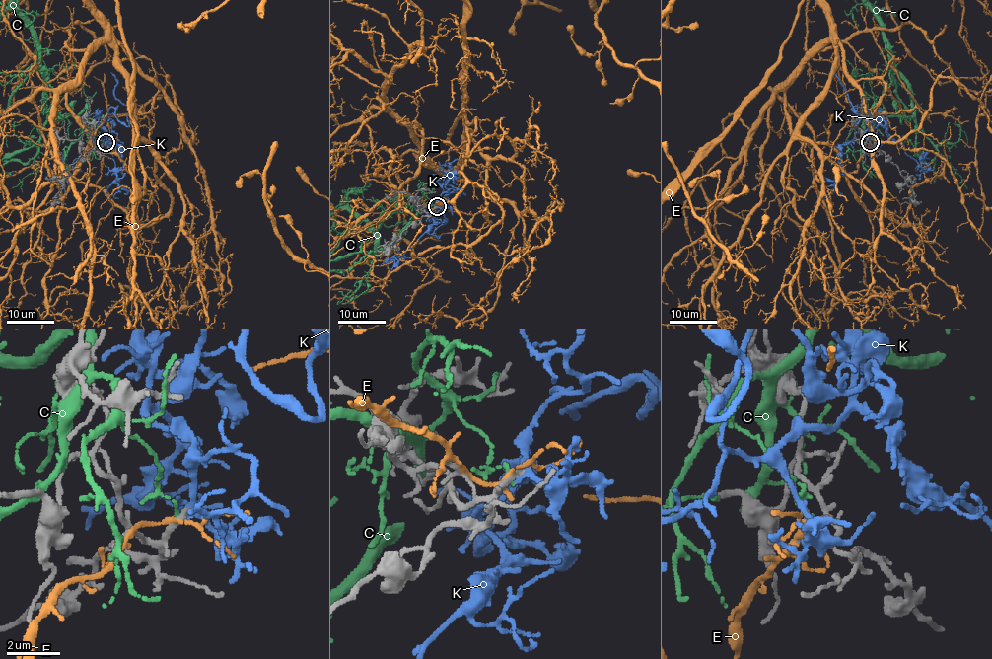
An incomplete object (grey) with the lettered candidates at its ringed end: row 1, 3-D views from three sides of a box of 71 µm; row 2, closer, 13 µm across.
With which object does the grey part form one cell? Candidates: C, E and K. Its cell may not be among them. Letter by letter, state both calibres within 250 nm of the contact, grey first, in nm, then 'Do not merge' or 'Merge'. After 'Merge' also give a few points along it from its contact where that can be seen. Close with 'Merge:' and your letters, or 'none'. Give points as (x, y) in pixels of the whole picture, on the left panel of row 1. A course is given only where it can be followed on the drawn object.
C: Thickness 280 nm (grey) against 110 nm. Do not merge
E: Thickness 280 nm (grey) against 170 nm. Do not merge
K: Thickness 260 nm (grey) against 190 nm. Merge. Its course: (105, 142), (100, 118), (112, 107), (128, 125), (128, 108), (115, 97), (110, 72)
Merge: K

